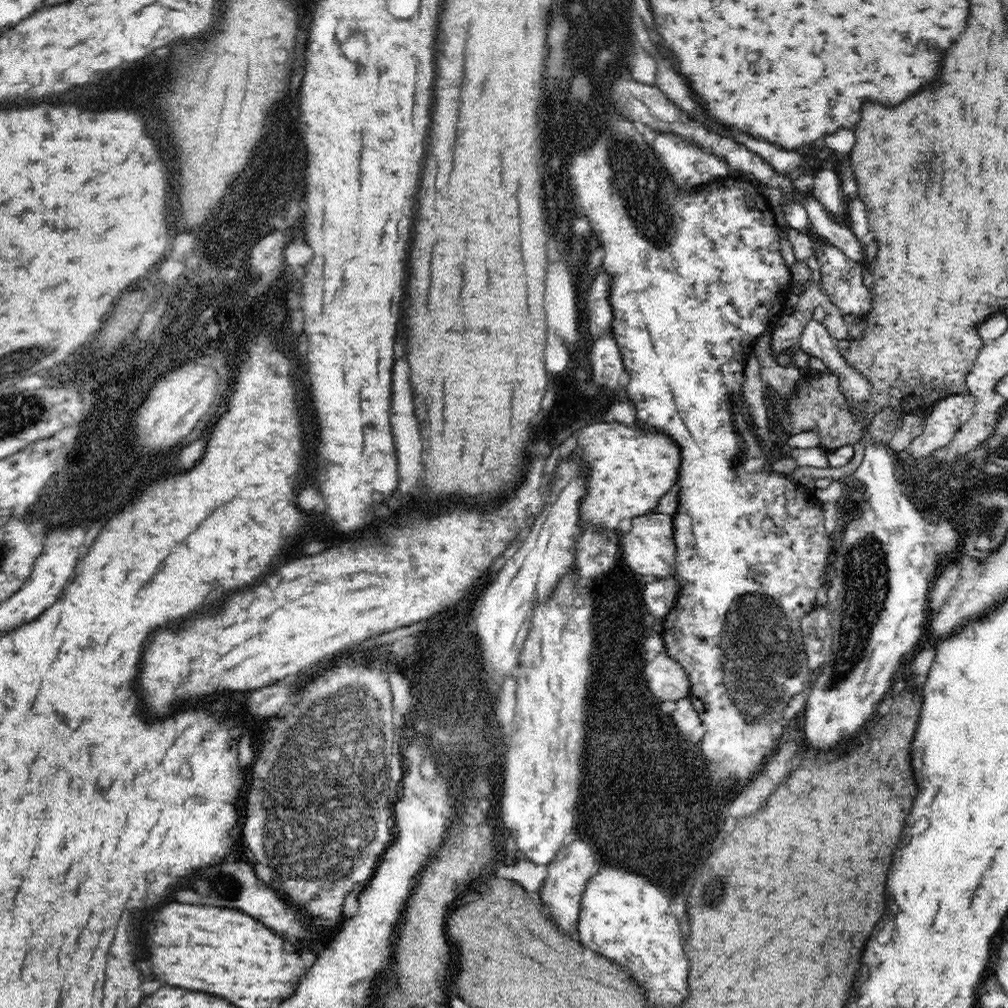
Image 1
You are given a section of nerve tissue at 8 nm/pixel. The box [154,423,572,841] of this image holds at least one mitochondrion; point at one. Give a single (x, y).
(351, 710)

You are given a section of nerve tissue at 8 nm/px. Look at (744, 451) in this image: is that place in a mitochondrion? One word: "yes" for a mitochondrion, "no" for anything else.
yes

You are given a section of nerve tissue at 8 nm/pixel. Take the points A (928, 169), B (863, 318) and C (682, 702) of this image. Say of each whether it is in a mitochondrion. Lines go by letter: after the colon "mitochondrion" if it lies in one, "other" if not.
A: mitochondrion
B: other
C: other

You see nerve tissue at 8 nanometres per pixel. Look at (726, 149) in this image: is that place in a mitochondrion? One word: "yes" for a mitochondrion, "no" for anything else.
no

